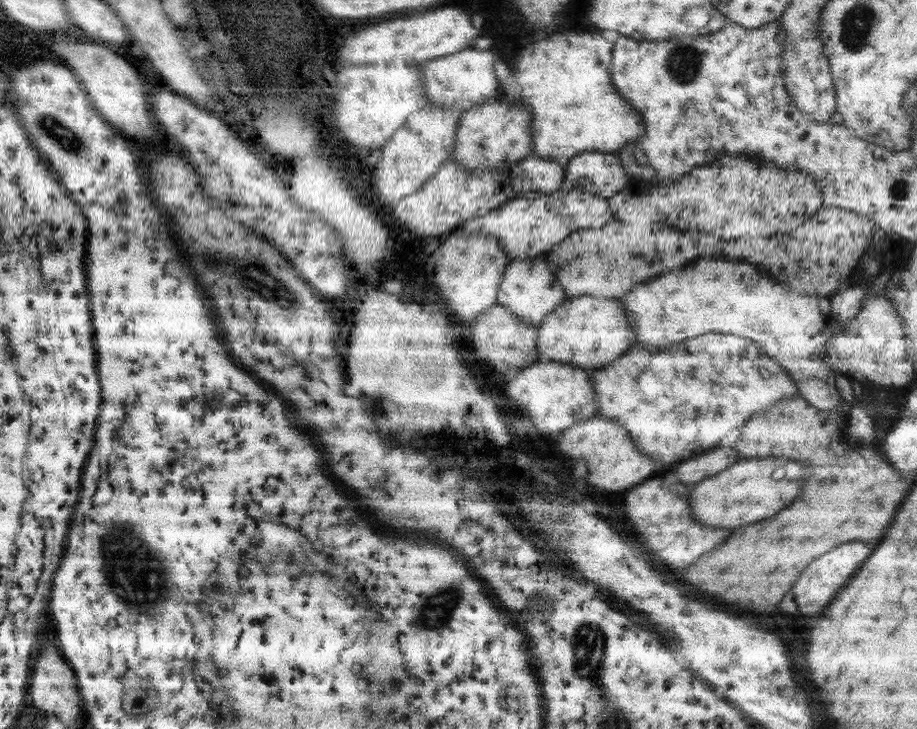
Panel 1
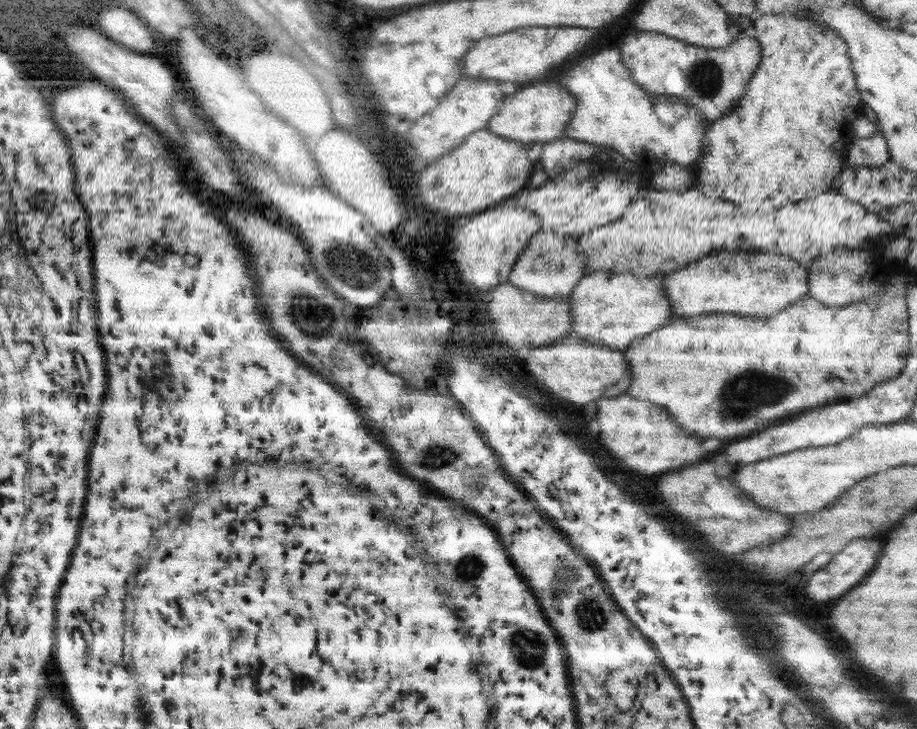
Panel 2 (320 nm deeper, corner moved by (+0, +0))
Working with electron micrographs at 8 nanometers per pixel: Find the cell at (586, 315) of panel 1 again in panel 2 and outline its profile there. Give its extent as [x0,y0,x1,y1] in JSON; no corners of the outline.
[567,272,673,352]

